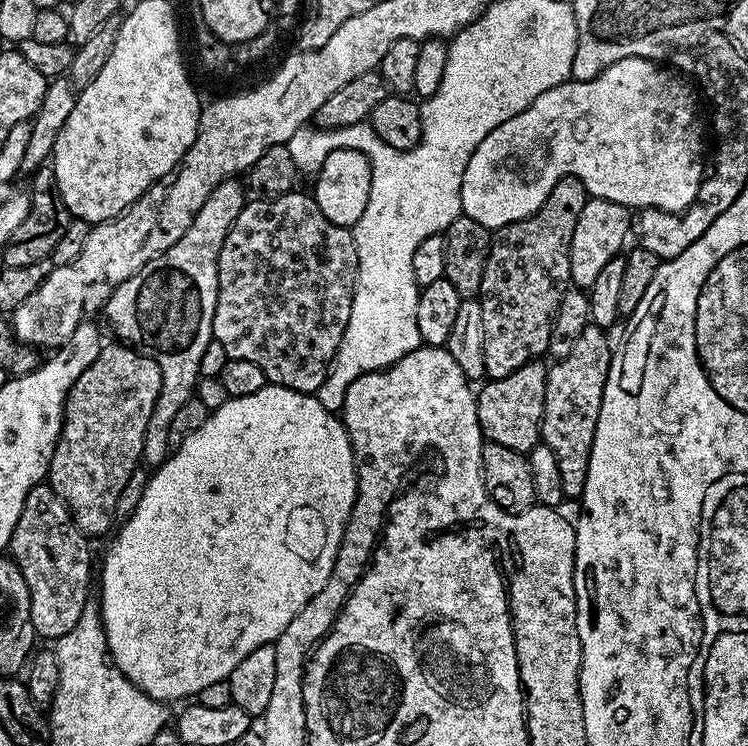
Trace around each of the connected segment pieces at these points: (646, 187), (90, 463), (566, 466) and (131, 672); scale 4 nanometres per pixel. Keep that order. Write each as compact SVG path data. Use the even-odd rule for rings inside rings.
M635 56L614 62L614 66L589 80L569 78L565 84L538 94L526 110L490 130L490 134L478 142L474 154L470 154L460 187L461 213L474 218L474 222L482 222L482 226L490 230L506 228L535 214L564 176L578 178L589 197L618 202L629 210L657 208L663 212L684 213L695 202L706 175L706 120L700 117L697 93L694 88L692 93L691 87L693 85L671 67L658 66L655 60Z
M123 342L111 343L105 343L98 358L94 358L94 362L72 381L72 389L68 391L68 400L64 403L64 425L46 477L47 483L51 484L58 498L62 498L72 520L86 538L107 537L113 531L112 520L117 519L118 494L122 494L122 486L130 482L130 474L141 463L146 422L150 422L150 414L154 410L154 402L158 402L162 386L162 374L149 356L143 356Z
M589 322L586 330L582 330L578 342L574 342L570 354L548 368L544 421L540 435L542 442L554 450L554 458L558 458L562 490L569 501L579 501L584 495L598 414L602 410L602 394L606 390L606 378L614 351L613 341L608 341L608 335L605 329Z
M265 383L264 388L254 394L233 396L222 406L211 409L206 422L202 422L202 426L198 426L198 430L194 430L194 434L190 434L190 438L178 445L168 459L149 475L138 510L131 512L121 523L124 525L120 533L118 528L111 537L112 545L104 556L104 565L101 568L99 565L100 620L104 624L108 652L116 669L131 684L138 686L138 690L165 702L180 700L183 696L199 697L204 687L227 680L234 666L238 666L250 650L275 642L286 626L294 622L306 602L310 602L310 598L326 586L355 501L356 463L348 431L344 429L343 419L335 412L326 411L315 395Z

